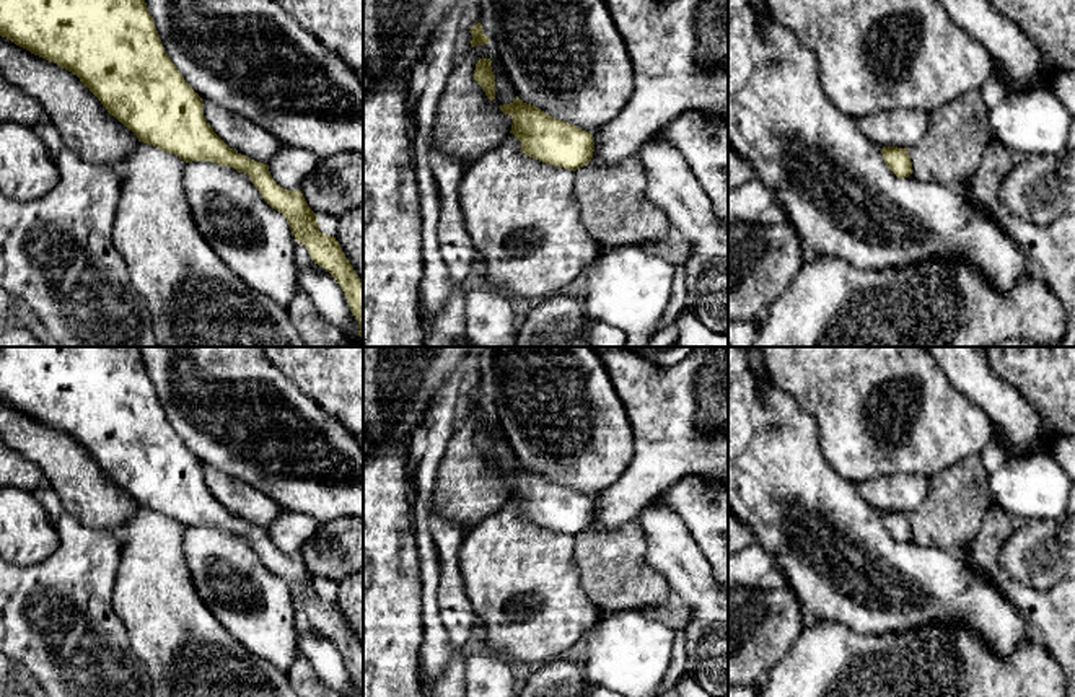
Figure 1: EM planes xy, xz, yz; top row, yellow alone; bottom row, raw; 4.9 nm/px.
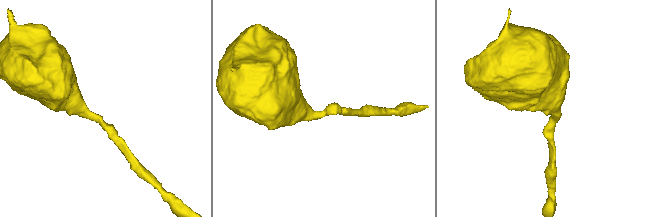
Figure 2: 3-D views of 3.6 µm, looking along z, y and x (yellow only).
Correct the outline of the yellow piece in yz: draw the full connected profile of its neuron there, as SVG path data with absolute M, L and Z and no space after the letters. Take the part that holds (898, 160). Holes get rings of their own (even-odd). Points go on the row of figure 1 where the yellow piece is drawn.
M888 147L881 150L883 160L888 168L901 179L912 174L912 161L907 148Z

